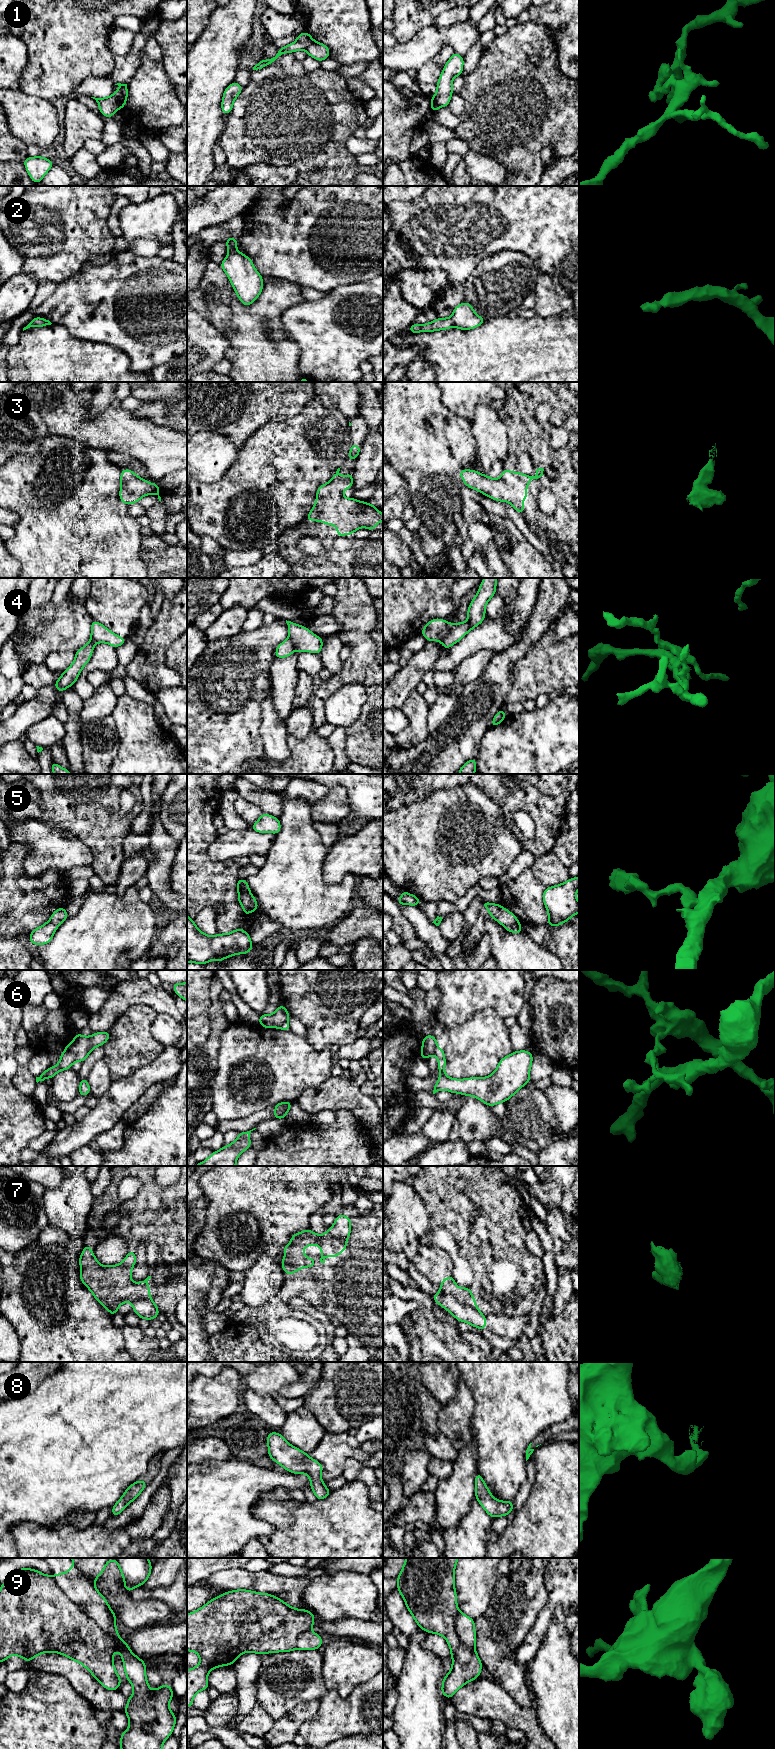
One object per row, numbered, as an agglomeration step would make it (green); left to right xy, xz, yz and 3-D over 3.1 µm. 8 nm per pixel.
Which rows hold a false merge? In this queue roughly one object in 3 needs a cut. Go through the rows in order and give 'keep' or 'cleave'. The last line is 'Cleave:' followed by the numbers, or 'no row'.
1: cleave
2: keep
3: keep
4: cleave
5: cleave
6: cleave
7: cleave
8: keep
9: cleave
Cleave: 1, 4, 5, 6, 7, 9

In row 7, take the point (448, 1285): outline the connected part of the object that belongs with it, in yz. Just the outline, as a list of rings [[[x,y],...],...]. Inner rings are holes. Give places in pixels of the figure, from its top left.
[[[448,1276],[444,1278],[441,1283],[440,1292],[453,1295],[456,1300],[460,1303],[470,1306],[476,1310],[479,1310],[479,1307],[475,1305],[476,1300],[472,1295],[470,1287],[458,1288],[453,1276]]]

